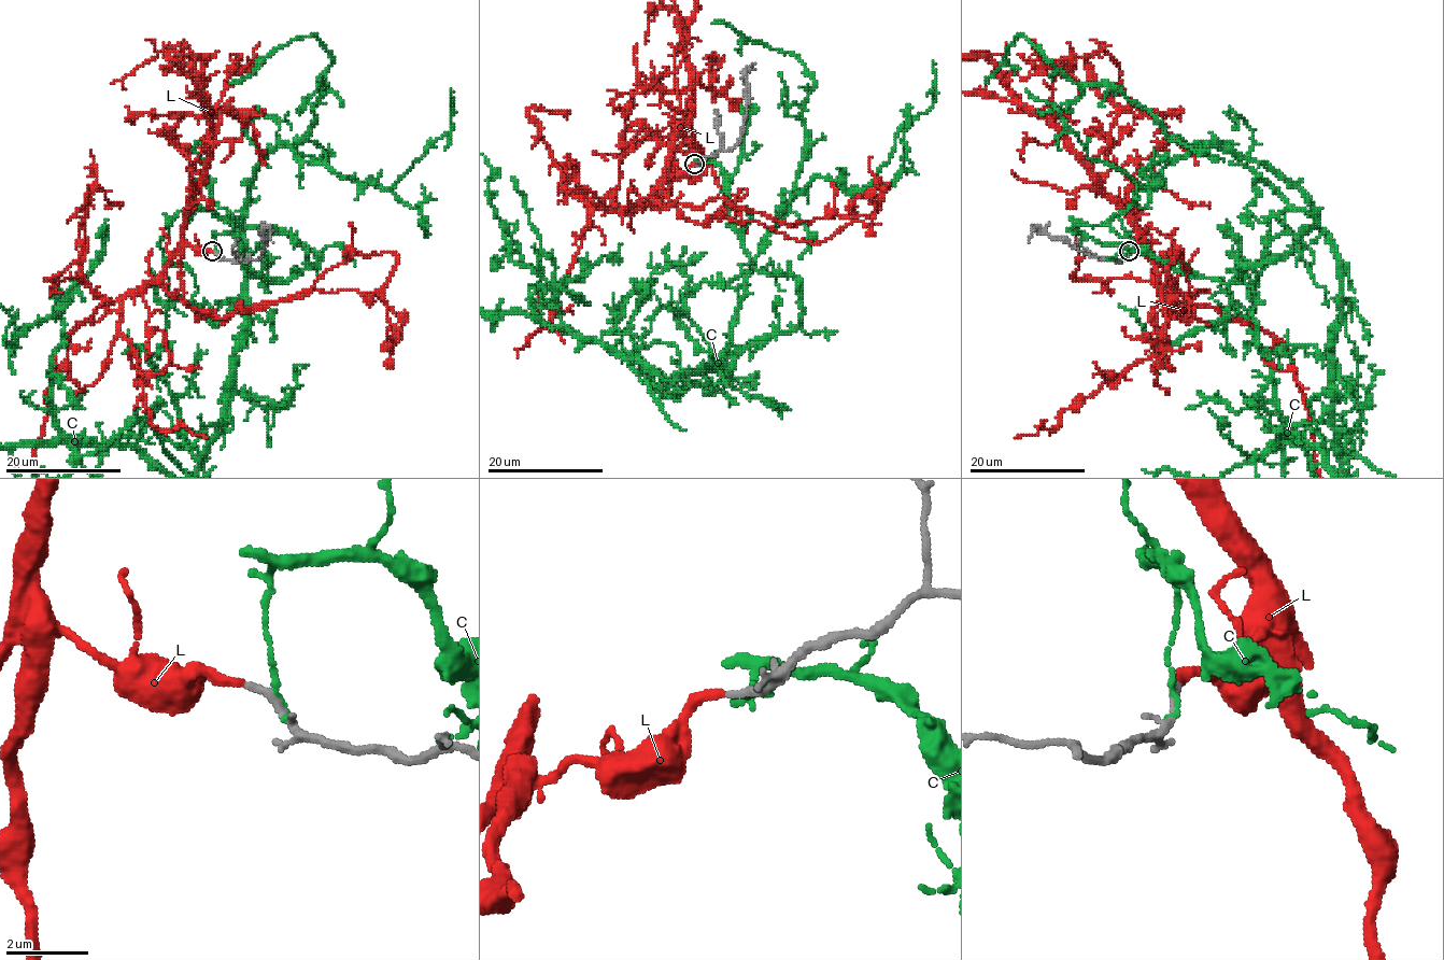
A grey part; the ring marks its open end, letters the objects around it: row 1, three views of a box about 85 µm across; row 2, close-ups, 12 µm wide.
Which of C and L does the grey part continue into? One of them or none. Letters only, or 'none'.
L

